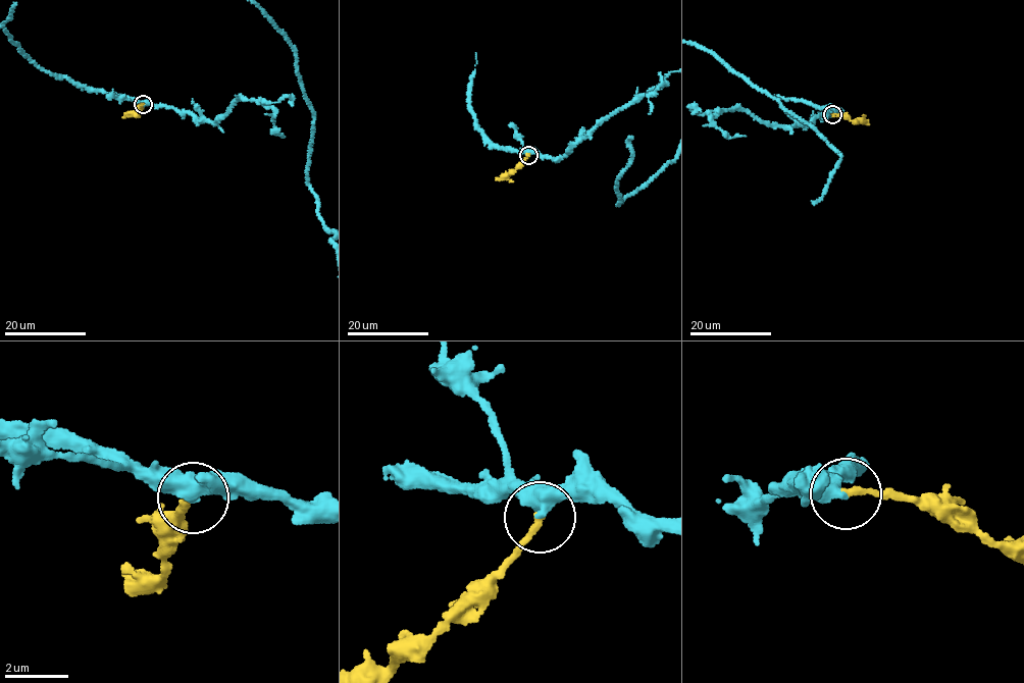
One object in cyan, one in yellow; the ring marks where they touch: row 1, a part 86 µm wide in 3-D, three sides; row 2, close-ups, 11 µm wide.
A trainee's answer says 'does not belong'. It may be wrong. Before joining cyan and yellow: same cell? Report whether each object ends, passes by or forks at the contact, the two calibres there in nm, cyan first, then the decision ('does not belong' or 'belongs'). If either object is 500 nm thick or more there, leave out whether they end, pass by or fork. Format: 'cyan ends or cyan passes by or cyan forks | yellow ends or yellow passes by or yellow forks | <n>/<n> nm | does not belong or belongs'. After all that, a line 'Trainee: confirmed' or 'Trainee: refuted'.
cyan passes by | yellow ends | 360/200 nm | belongs
Trainee: refuted

